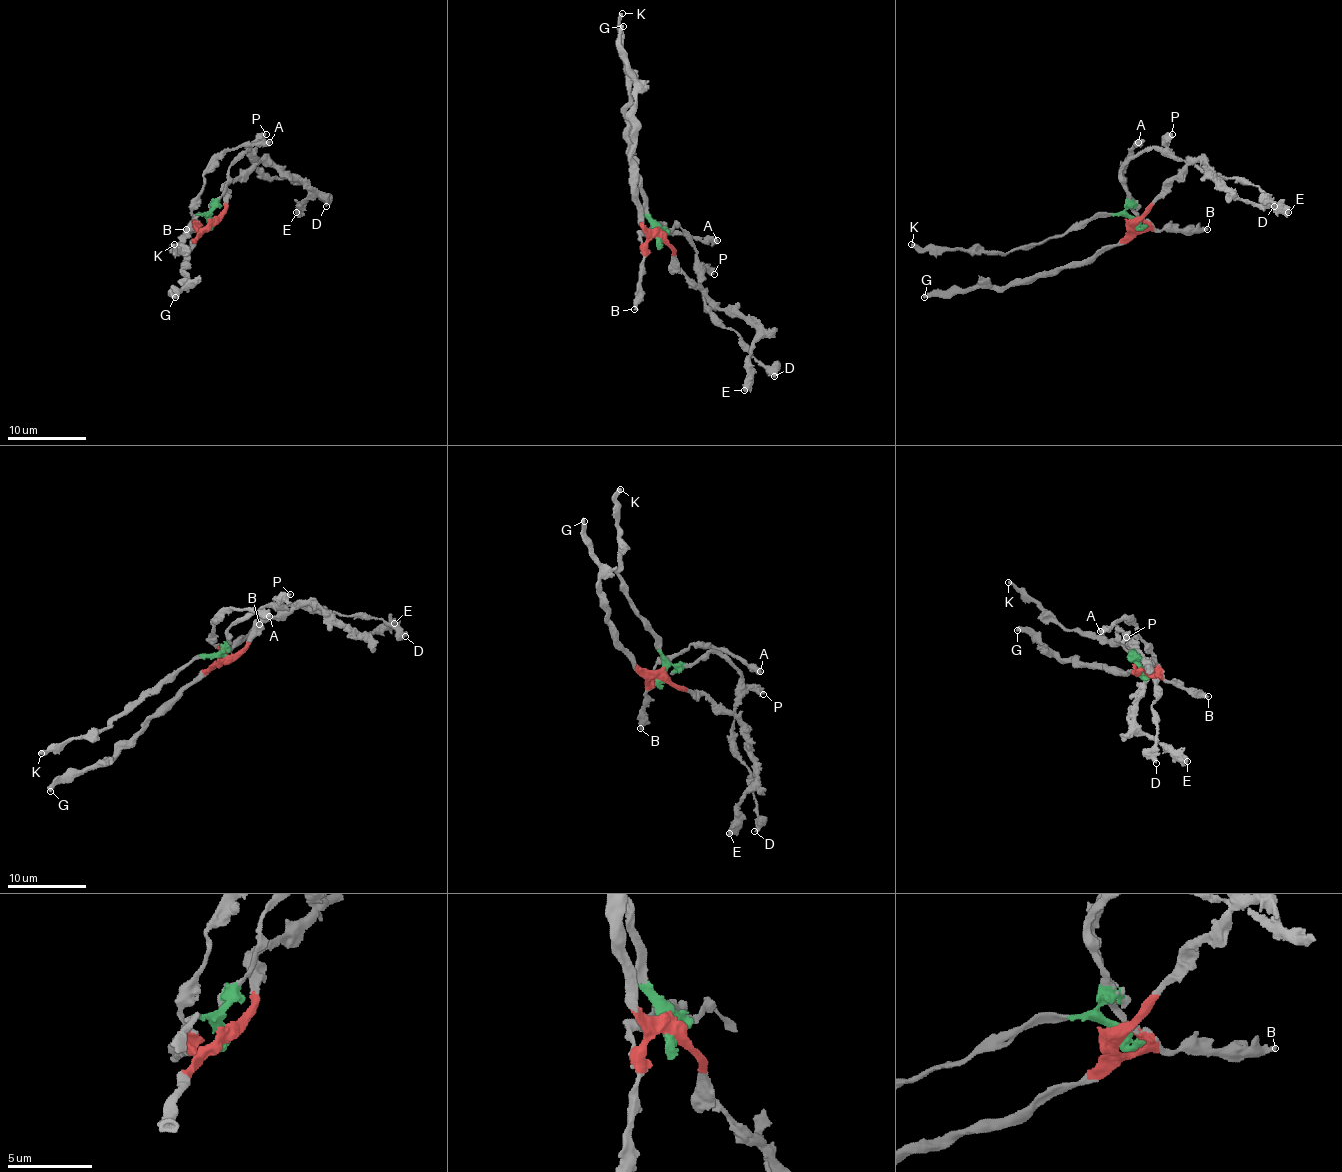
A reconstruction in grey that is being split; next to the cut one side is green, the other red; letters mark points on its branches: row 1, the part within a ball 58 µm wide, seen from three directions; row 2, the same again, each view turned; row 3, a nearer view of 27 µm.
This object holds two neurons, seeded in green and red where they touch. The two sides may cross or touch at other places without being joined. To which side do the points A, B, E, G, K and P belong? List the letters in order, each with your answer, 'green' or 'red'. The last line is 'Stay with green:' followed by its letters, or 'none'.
A: red
B: red
E: red
G: red
K: green
P: green
Stay with green: K, P

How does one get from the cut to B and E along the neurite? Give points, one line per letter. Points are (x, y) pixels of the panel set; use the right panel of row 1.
B: (1135, 222), (1135, 228), (1141, 230), (1208, 228)
E: (1135, 222), (1162, 187), (1188, 165), (1202, 161), (1239, 199), (1283, 207), (1289, 212)

